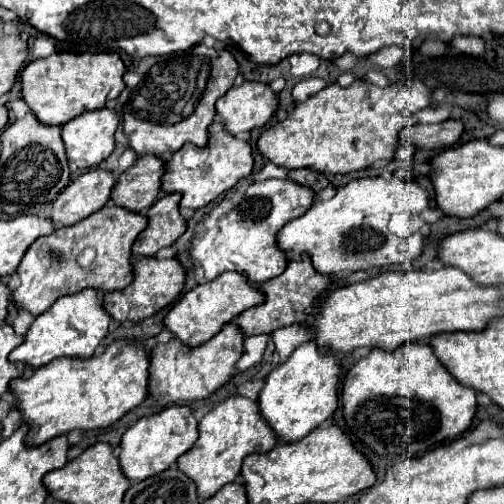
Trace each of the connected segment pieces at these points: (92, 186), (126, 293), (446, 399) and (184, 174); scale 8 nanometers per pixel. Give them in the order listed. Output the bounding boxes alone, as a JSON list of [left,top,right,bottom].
[[51,168,117,226],[103,256,187,322],[343,342,477,462],[163,116,255,208]]

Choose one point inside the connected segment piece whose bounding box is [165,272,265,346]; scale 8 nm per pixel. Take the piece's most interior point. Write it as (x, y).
(200, 314)

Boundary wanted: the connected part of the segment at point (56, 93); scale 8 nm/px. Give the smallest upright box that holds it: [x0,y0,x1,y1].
[21,52,125,126]

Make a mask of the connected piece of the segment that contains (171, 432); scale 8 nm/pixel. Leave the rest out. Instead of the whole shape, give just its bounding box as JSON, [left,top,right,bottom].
[121,406,199,482]

